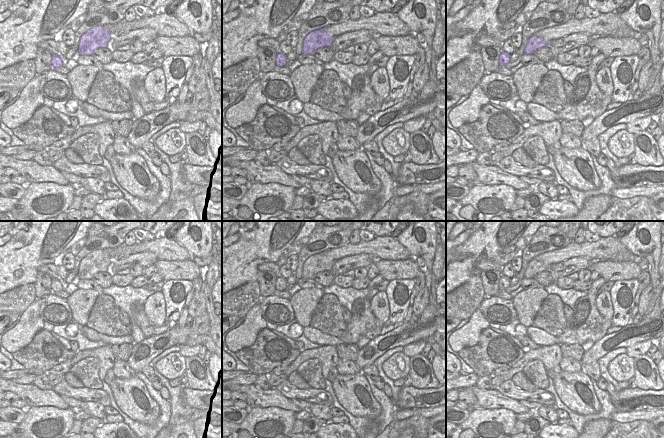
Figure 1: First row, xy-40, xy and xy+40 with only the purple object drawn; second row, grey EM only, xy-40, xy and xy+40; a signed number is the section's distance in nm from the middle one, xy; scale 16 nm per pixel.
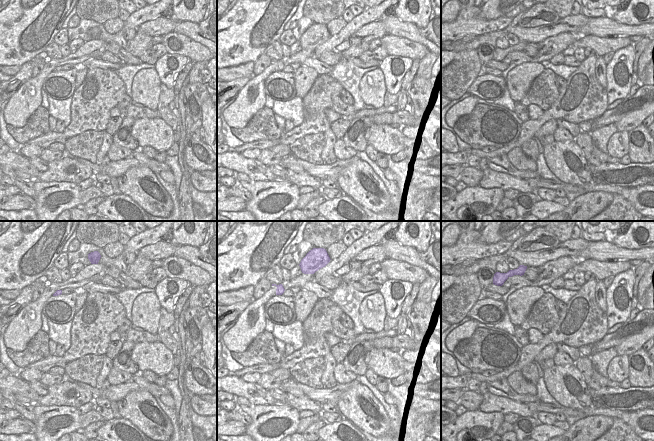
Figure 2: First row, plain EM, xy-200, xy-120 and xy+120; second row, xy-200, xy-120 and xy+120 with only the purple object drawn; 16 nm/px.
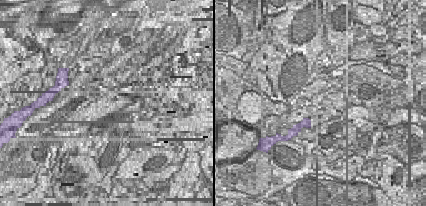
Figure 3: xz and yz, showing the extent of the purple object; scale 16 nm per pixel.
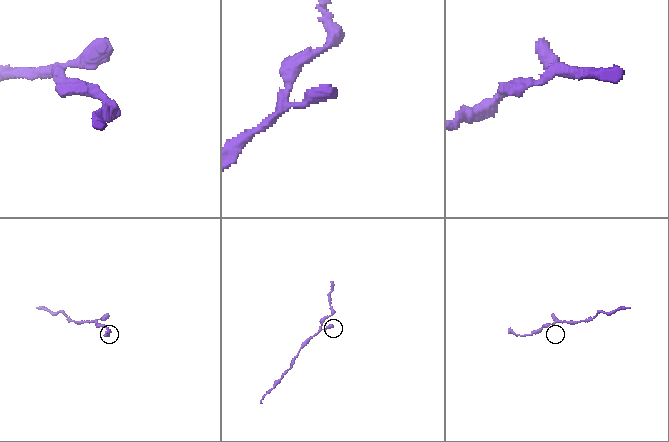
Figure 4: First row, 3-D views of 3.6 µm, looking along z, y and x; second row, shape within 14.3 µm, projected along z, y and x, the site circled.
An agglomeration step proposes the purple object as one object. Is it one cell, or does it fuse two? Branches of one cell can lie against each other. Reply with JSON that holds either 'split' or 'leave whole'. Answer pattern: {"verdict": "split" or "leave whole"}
{"verdict": "leave whole"}

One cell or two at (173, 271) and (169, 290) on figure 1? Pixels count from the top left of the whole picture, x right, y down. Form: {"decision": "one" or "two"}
{"decision": "two"}

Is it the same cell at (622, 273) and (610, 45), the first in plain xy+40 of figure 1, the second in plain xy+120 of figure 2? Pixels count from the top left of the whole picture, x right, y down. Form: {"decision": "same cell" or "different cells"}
{"decision": "same cell"}

